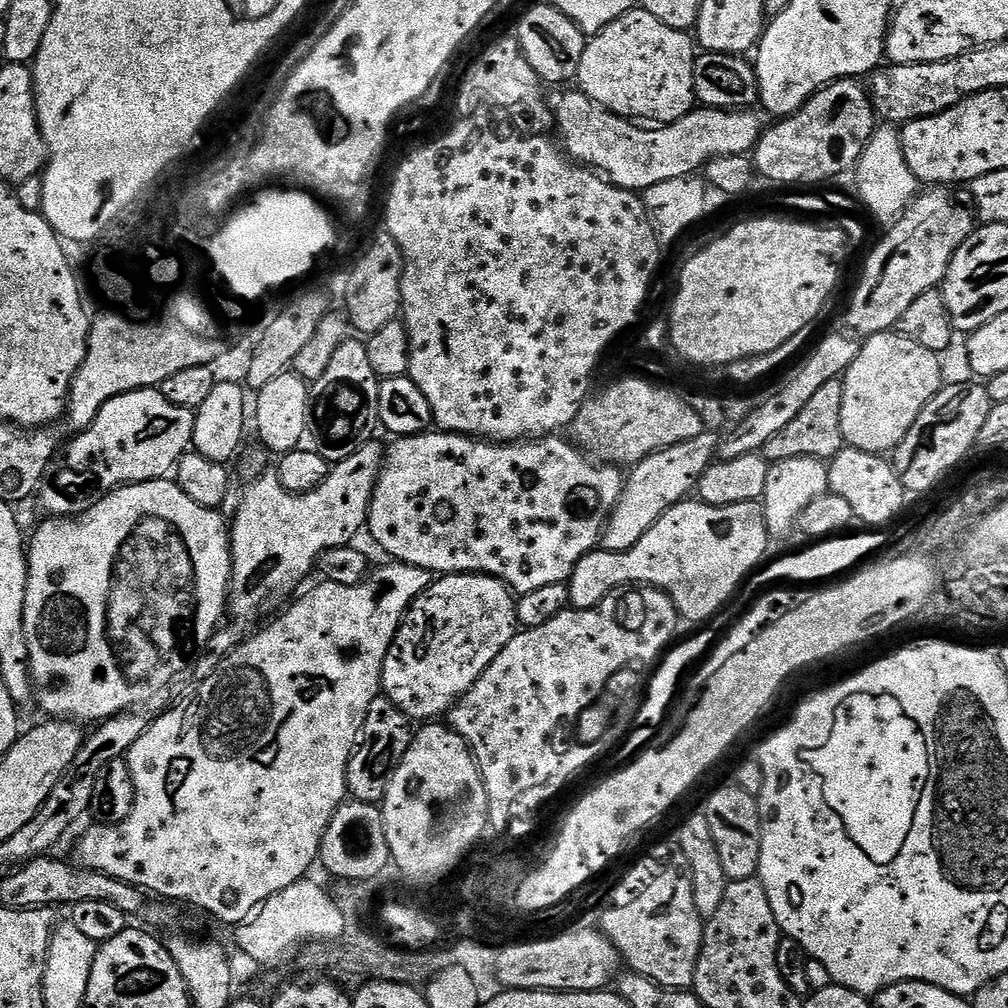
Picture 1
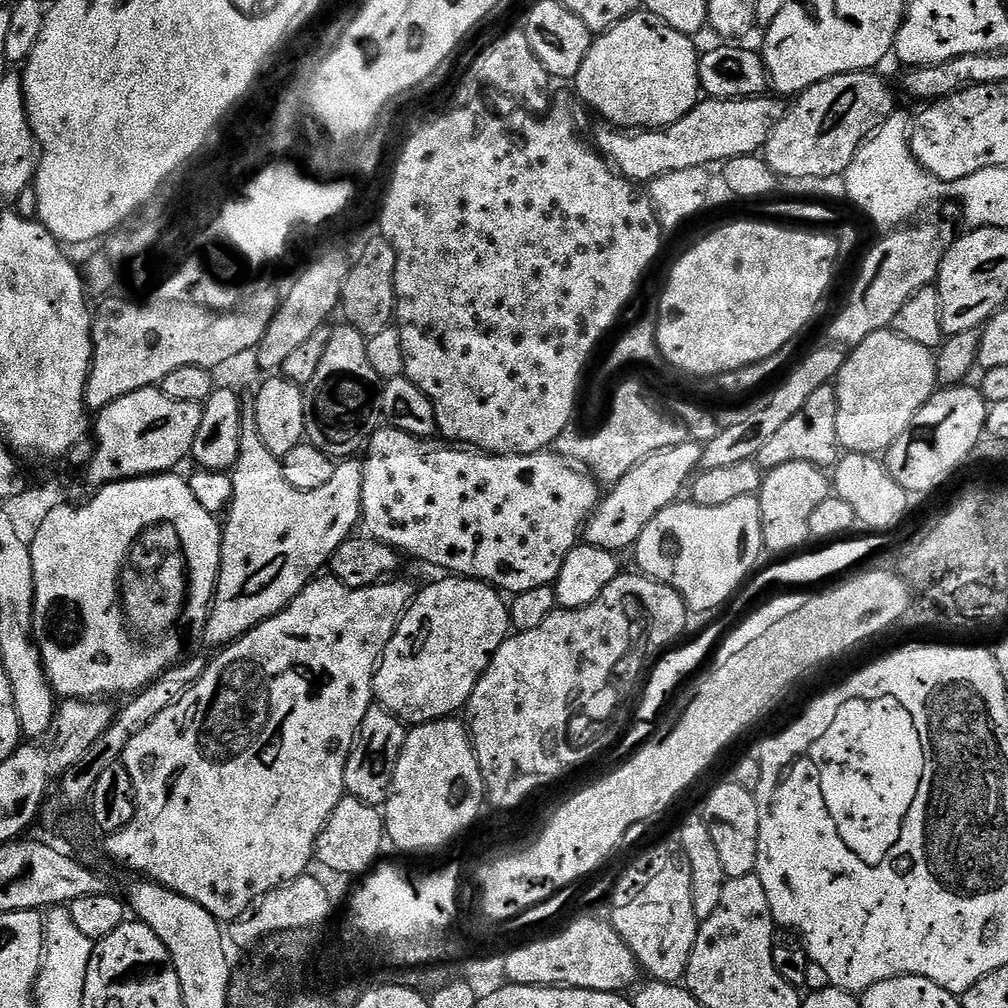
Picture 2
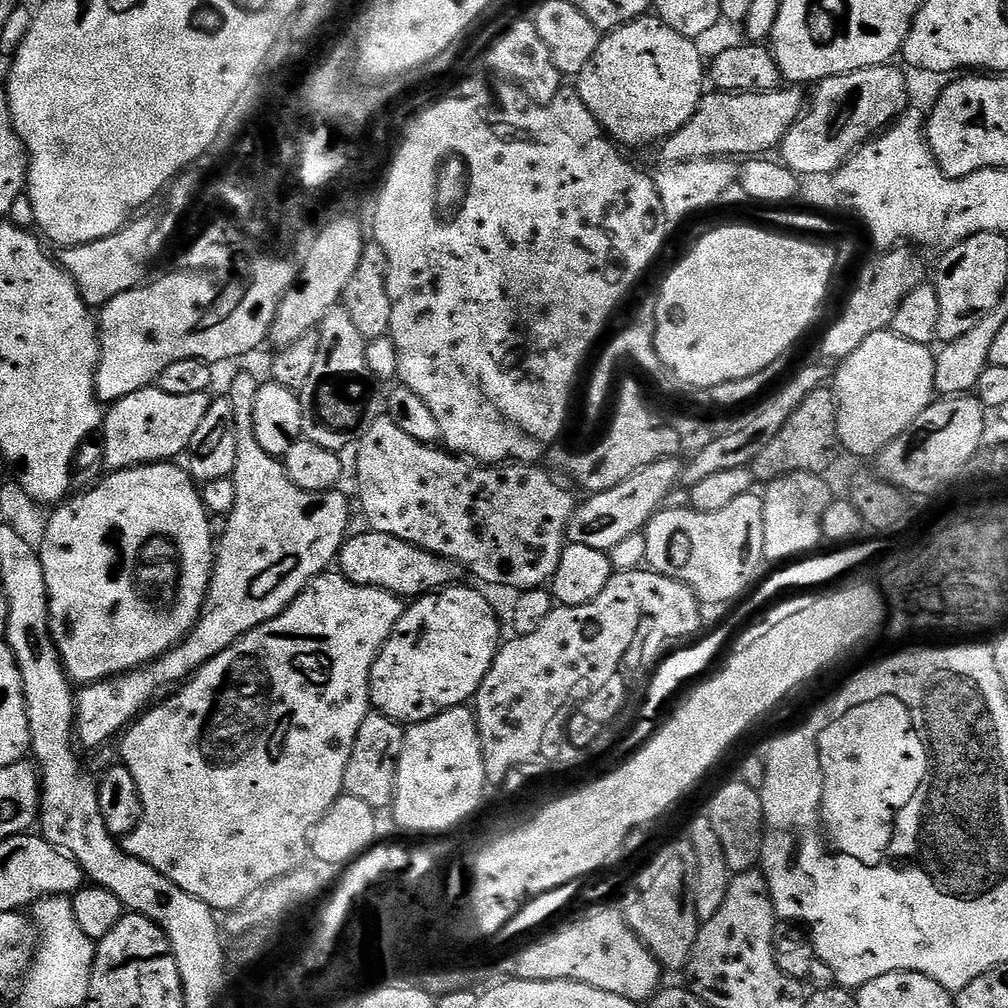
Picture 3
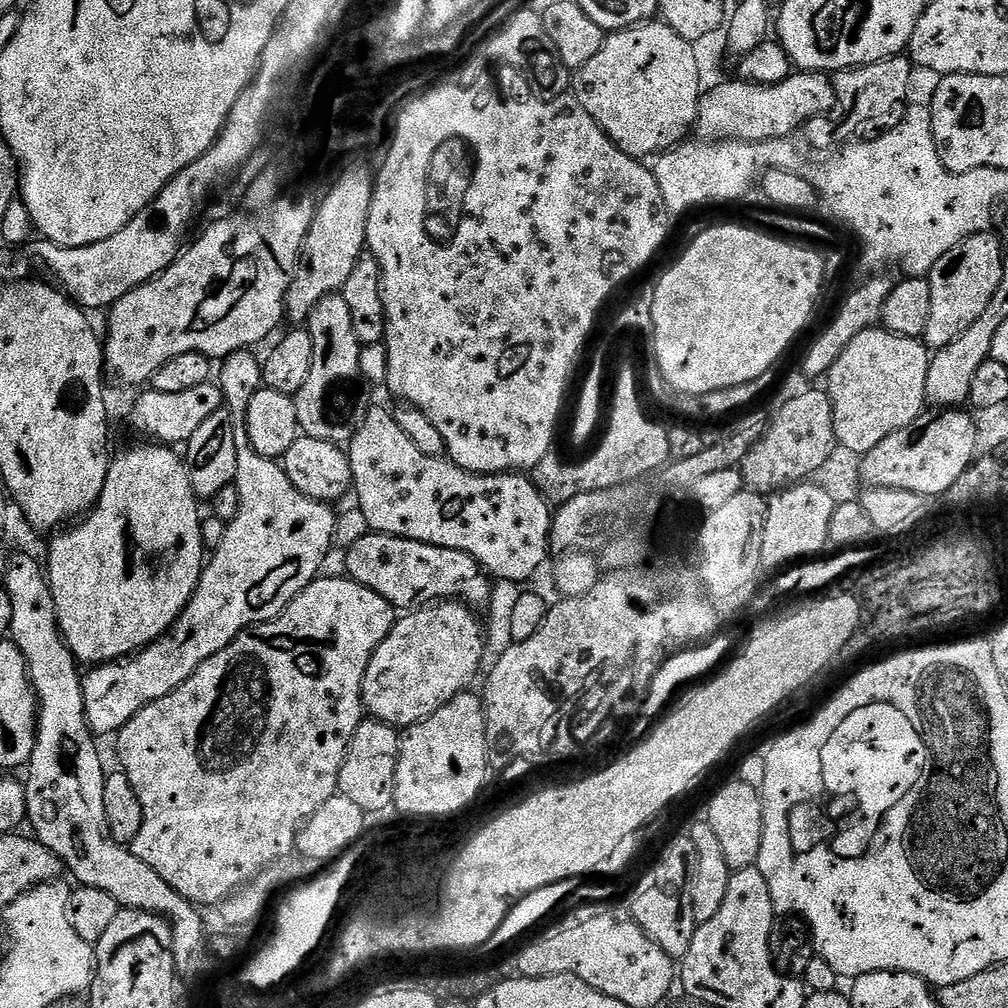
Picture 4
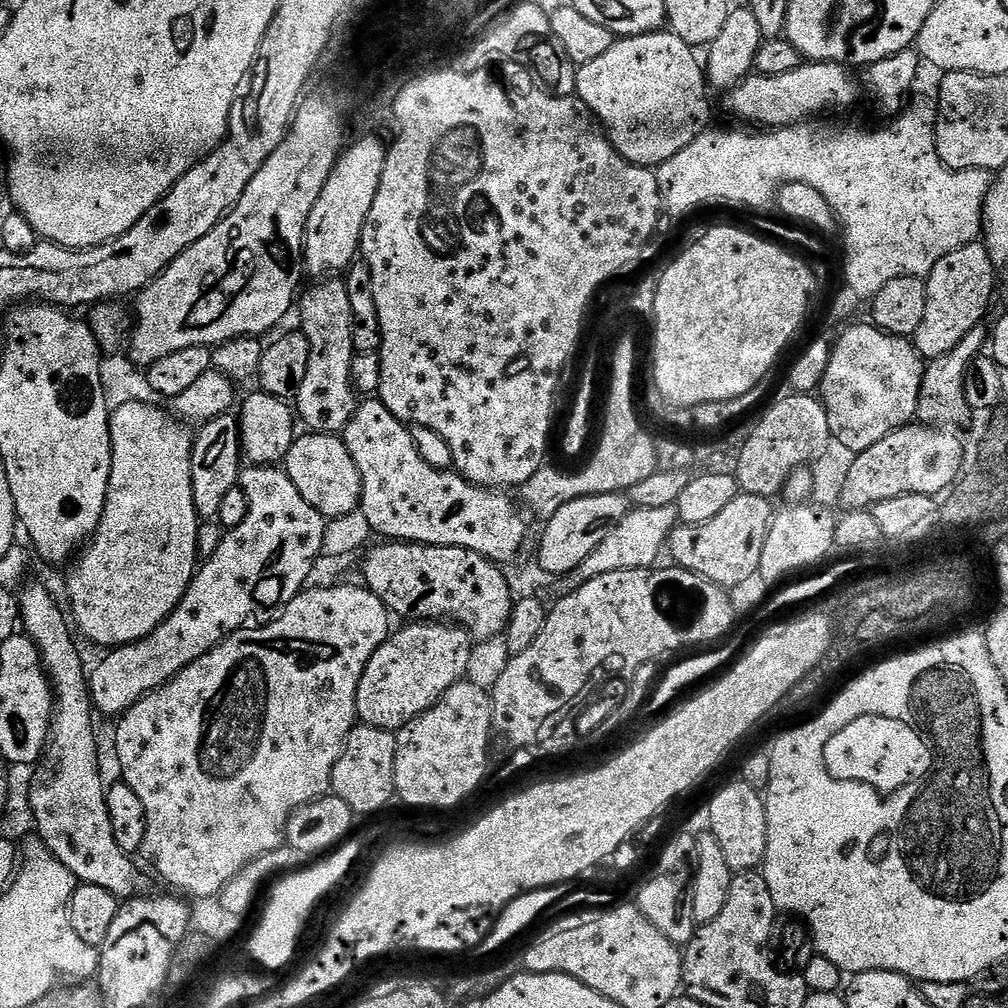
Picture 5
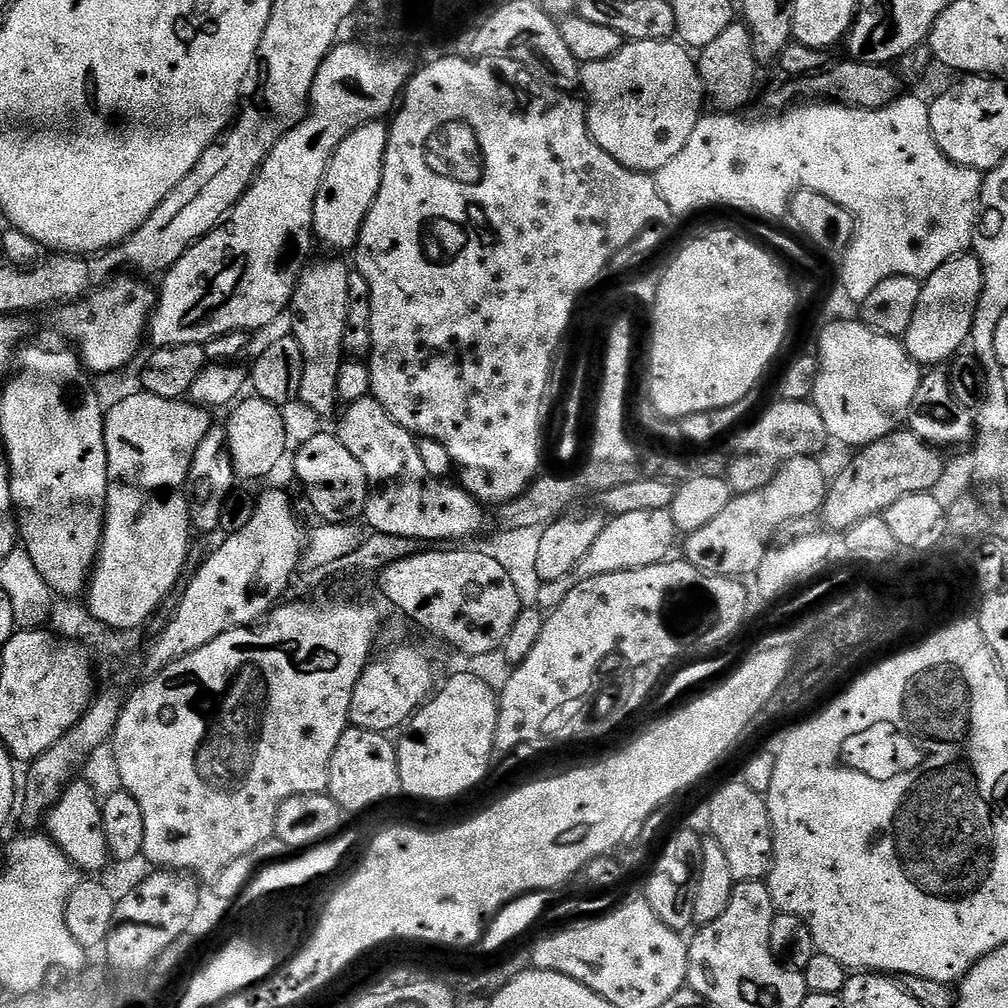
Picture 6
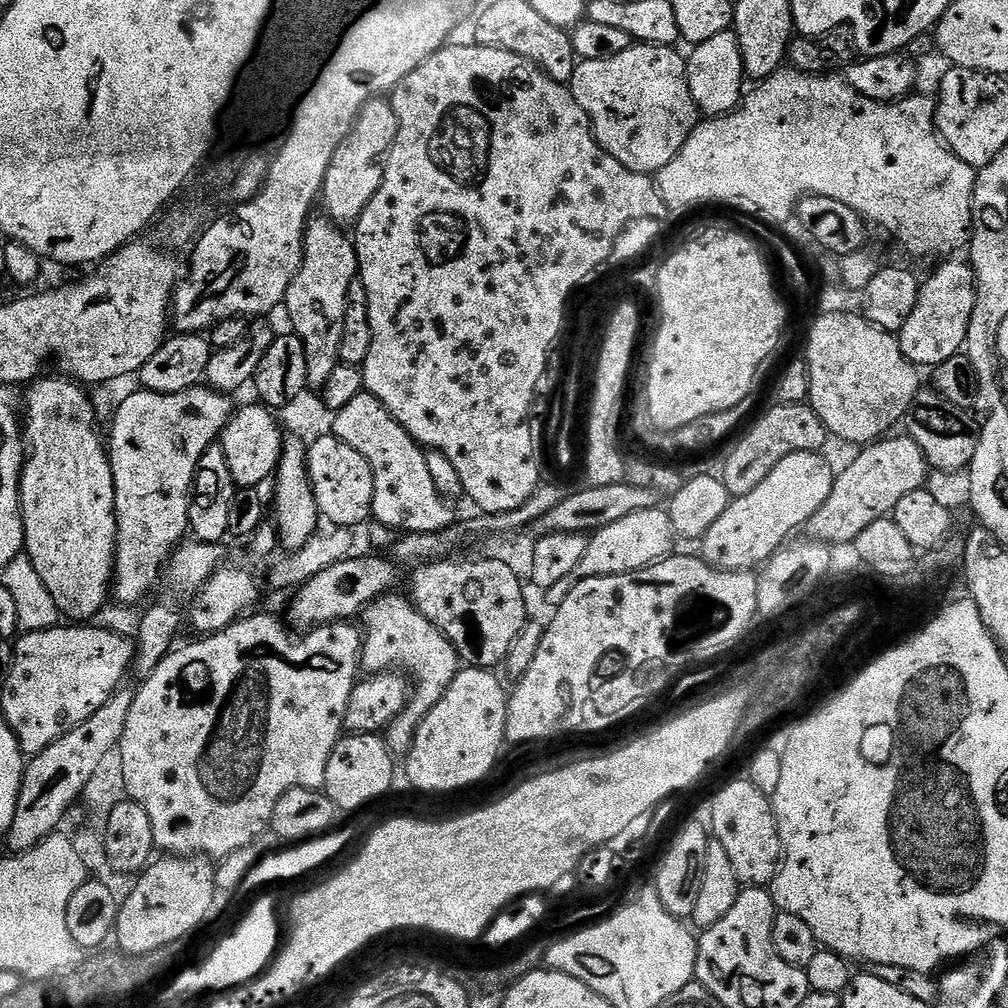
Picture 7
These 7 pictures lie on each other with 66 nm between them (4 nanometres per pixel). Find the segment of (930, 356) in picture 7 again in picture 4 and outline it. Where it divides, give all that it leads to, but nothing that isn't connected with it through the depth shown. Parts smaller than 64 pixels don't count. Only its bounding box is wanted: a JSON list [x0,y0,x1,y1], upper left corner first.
[922,230,1006,350]

